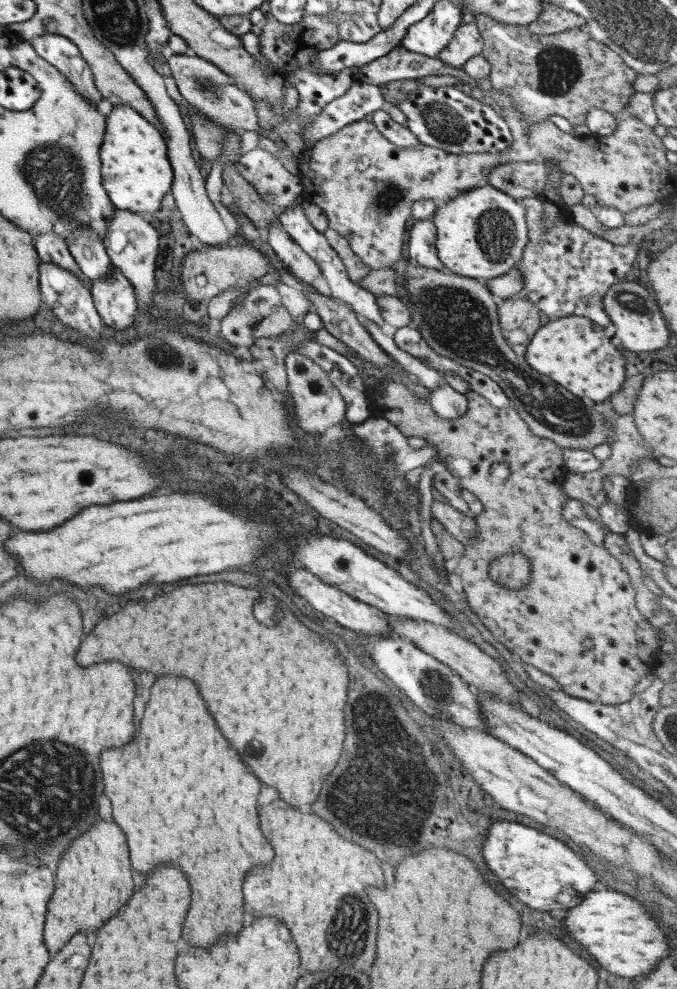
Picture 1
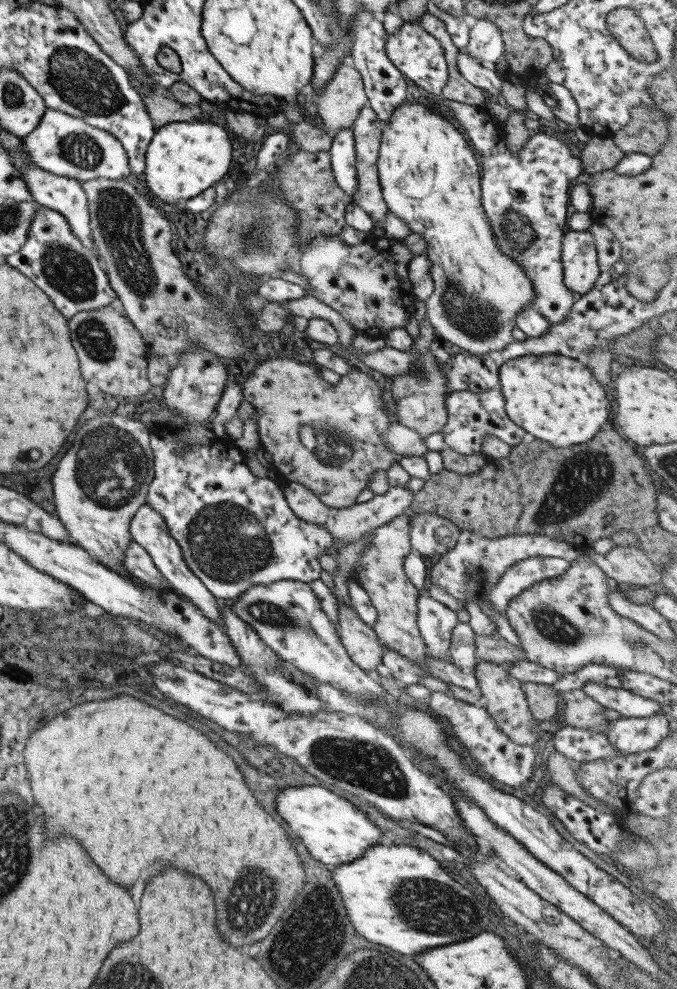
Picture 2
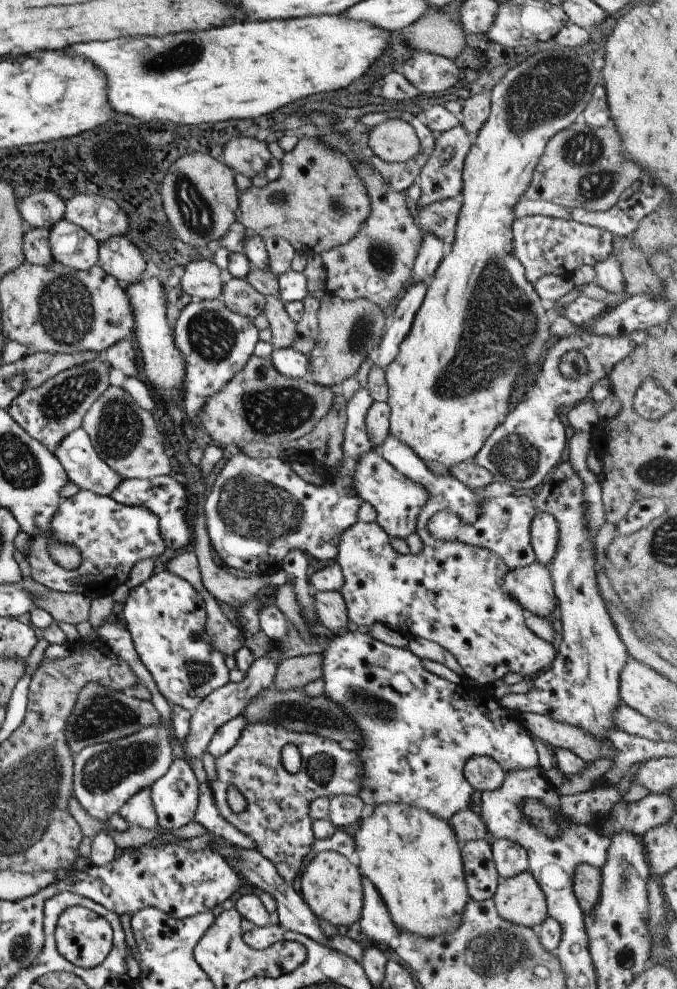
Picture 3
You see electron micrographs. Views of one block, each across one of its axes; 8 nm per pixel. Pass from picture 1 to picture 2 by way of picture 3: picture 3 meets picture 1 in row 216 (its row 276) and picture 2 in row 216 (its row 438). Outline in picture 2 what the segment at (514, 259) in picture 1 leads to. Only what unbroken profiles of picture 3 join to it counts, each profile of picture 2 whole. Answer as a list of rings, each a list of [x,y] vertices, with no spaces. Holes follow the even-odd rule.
[[[407,99],[396,106],[383,128],[377,174],[390,214],[408,223],[412,234],[426,240],[426,254],[433,264],[429,275],[434,283],[431,297],[425,300],[426,319],[435,333],[474,354],[502,350],[509,345],[514,340],[516,316],[526,308],[536,308],[535,292],[517,260],[506,257],[498,249],[498,241],[482,207],[480,168],[466,138],[430,105]]]

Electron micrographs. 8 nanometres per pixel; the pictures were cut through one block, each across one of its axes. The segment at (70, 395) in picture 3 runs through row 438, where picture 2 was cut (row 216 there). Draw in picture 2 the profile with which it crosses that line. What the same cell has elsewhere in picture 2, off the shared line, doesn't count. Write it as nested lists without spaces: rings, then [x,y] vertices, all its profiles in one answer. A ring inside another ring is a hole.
[[[35,203],[32,206],[38,207],[39,209],[35,212],[35,216],[33,216],[28,237],[26,237],[26,243],[21,246],[21,249],[16,254],[11,254],[3,259],[3,261],[28,277],[38,288],[41,288],[54,303],[56,310],[67,319],[74,317],[80,312],[104,308],[111,304],[118,305],[117,294],[110,286],[107,272],[101,266],[95,253],[91,252],[90,249],[78,241],[78,237],[72,232],[66,218],[55,210],[38,206]]]

